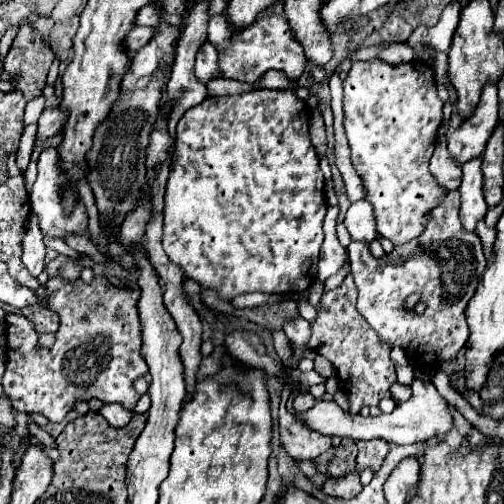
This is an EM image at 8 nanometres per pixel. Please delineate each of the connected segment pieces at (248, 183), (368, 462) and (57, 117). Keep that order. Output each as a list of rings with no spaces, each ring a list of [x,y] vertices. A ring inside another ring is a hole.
[[[253,89],[241,95],[229,97],[207,97],[203,103],[185,111],[177,123],[175,151],[169,165],[169,179],[165,187],[165,225],[163,225],[163,249],[169,259],[185,273],[185,277],[197,281],[201,287],[215,291],[221,299],[231,301],[233,297],[261,291],[261,293],[301,293],[309,289],[317,279],[317,257],[323,243],[323,219],[327,211],[325,179],[319,169],[319,157],[309,139],[309,117],[311,111],[295,91],[281,89]]]
[[[371,439],[371,441],[355,441],[357,443],[357,449],[359,449],[359,455],[357,455],[357,467],[359,471],[365,469],[365,467],[373,467],[375,471],[381,467],[381,461],[385,459],[389,447],[387,447],[387,441],[385,439]]]
[[[51,107],[51,109],[45,109],[43,115],[39,117],[39,127],[37,127],[37,135],[35,135],[35,143],[33,147],[39,147],[43,145],[47,139],[55,137],[59,133],[59,129],[63,127],[67,115],[59,109],[59,107]]]

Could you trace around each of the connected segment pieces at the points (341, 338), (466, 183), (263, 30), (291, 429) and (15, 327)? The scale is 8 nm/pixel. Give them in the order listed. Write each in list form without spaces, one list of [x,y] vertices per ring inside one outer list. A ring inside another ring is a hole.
[[[347,275],[341,287],[323,293],[317,319],[311,323],[313,333],[309,339],[309,349],[327,357],[339,377],[347,377],[345,393],[351,413],[359,413],[365,405],[379,405],[381,399],[393,399],[389,387],[395,381],[395,367],[389,359],[391,349],[377,341],[377,333],[373,333],[373,329],[369,329],[369,323],[361,317],[361,313],[357,313],[355,301],[357,287],[353,283],[353,277]]]
[[[477,157],[463,165],[463,181],[459,187],[459,195],[461,195],[459,217],[461,217],[465,231],[469,231],[469,233],[475,233],[477,223],[487,213],[487,205],[485,205],[485,199],[481,193],[481,181],[483,181],[481,157]]]
[[[219,13],[209,17],[207,21],[207,39],[217,47],[219,51],[219,71],[225,79],[239,79],[253,83],[269,69],[283,71],[289,79],[299,79],[299,75],[305,69],[305,51],[303,47],[293,39],[289,23],[281,15],[269,15],[253,21],[253,25],[245,29],[233,29],[227,13]]]
[[[281,405],[279,409],[279,431],[283,447],[291,457],[299,461],[317,459],[331,447],[331,437],[309,431],[291,415],[291,411],[285,405]]]
[[[95,275],[91,283],[77,279],[75,283],[63,283],[59,277],[53,277],[45,285],[43,303],[59,315],[57,341],[51,349],[39,347],[37,333],[29,319],[23,315],[7,315],[7,371],[3,375],[3,389],[11,399],[11,405],[17,411],[35,411],[45,415],[49,421],[61,421],[77,399],[89,401],[91,397],[101,399],[103,403],[119,403],[127,411],[133,411],[139,393],[133,391],[133,381],[147,373],[145,359],[141,355],[141,323],[137,315],[139,291],[121,291],[115,289],[105,275]]]

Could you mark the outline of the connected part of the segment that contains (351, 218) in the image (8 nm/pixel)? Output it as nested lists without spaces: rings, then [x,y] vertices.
[[[363,199],[349,207],[345,215],[345,227],[355,241],[369,243],[377,237],[377,231],[373,229],[373,207]]]

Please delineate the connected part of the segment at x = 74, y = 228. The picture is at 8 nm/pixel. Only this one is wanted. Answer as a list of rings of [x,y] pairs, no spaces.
[[[47,147],[37,159],[37,181],[31,193],[33,213],[39,217],[41,231],[53,237],[63,237],[67,233],[87,231],[87,211],[83,203],[73,211],[73,217],[65,217],[61,201],[57,201],[57,149]]]

